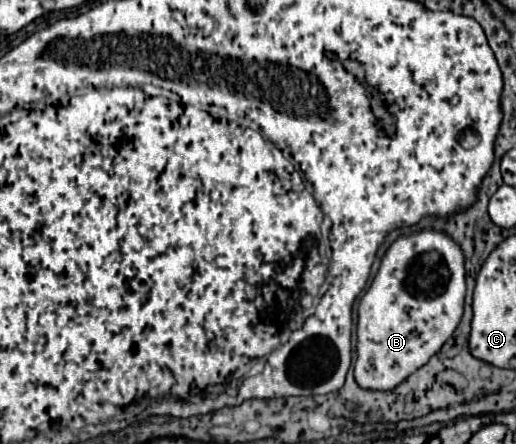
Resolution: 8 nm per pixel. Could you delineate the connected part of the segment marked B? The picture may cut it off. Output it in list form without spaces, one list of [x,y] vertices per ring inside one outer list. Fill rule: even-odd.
[[[418,231],[414,235],[398,239],[382,257],[378,275],[374,277],[370,289],[360,301],[358,307],[358,325],[356,325],[356,365],[354,377],[362,389],[390,391],[398,387],[408,375],[418,367],[426,365],[442,345],[452,337],[454,329],[462,319],[464,307],[464,255],[454,239],[440,231]]]

